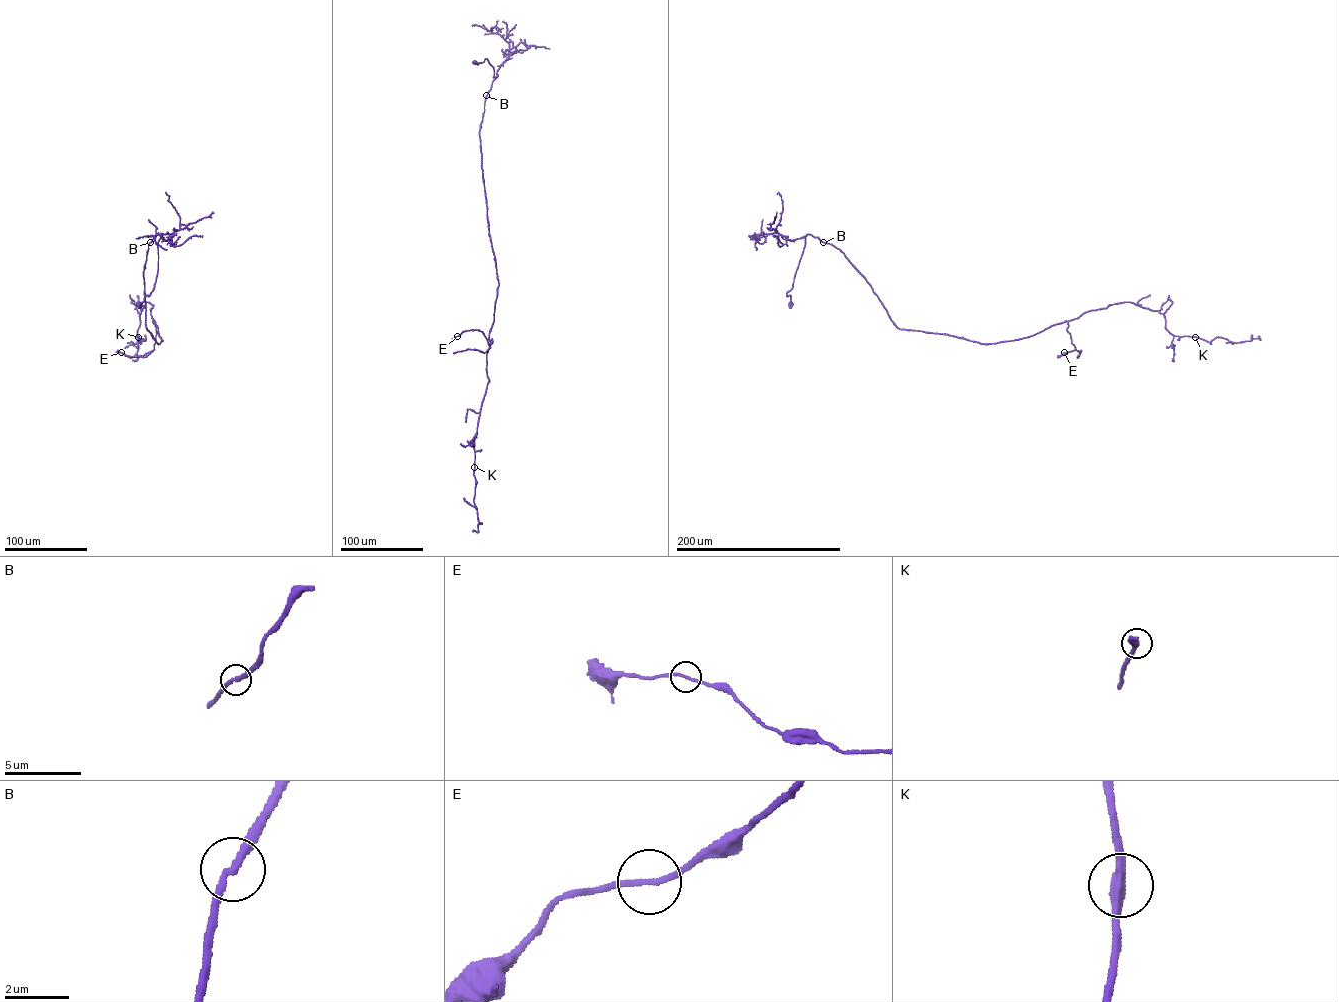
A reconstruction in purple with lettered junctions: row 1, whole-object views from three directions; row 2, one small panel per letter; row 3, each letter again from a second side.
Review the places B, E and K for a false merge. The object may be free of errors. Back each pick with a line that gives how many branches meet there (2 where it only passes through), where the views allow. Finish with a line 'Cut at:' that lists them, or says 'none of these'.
Cut at: none of these

